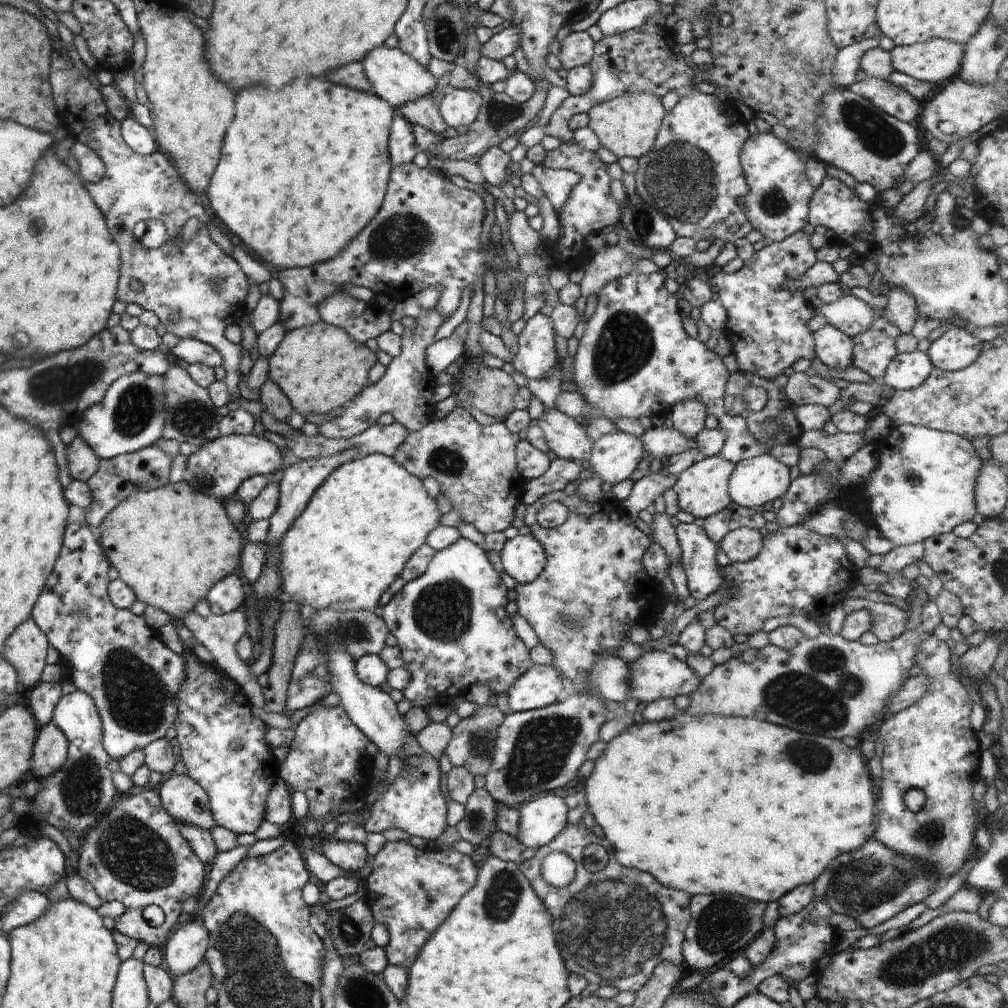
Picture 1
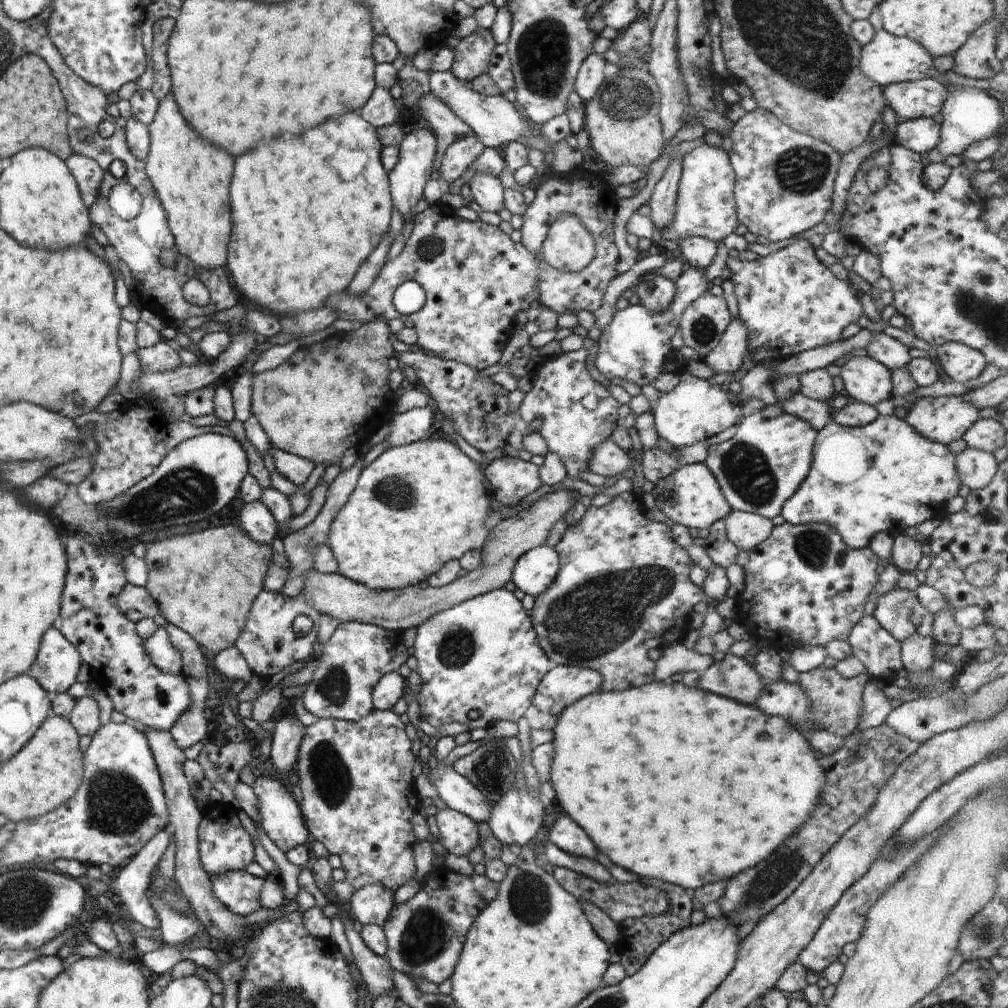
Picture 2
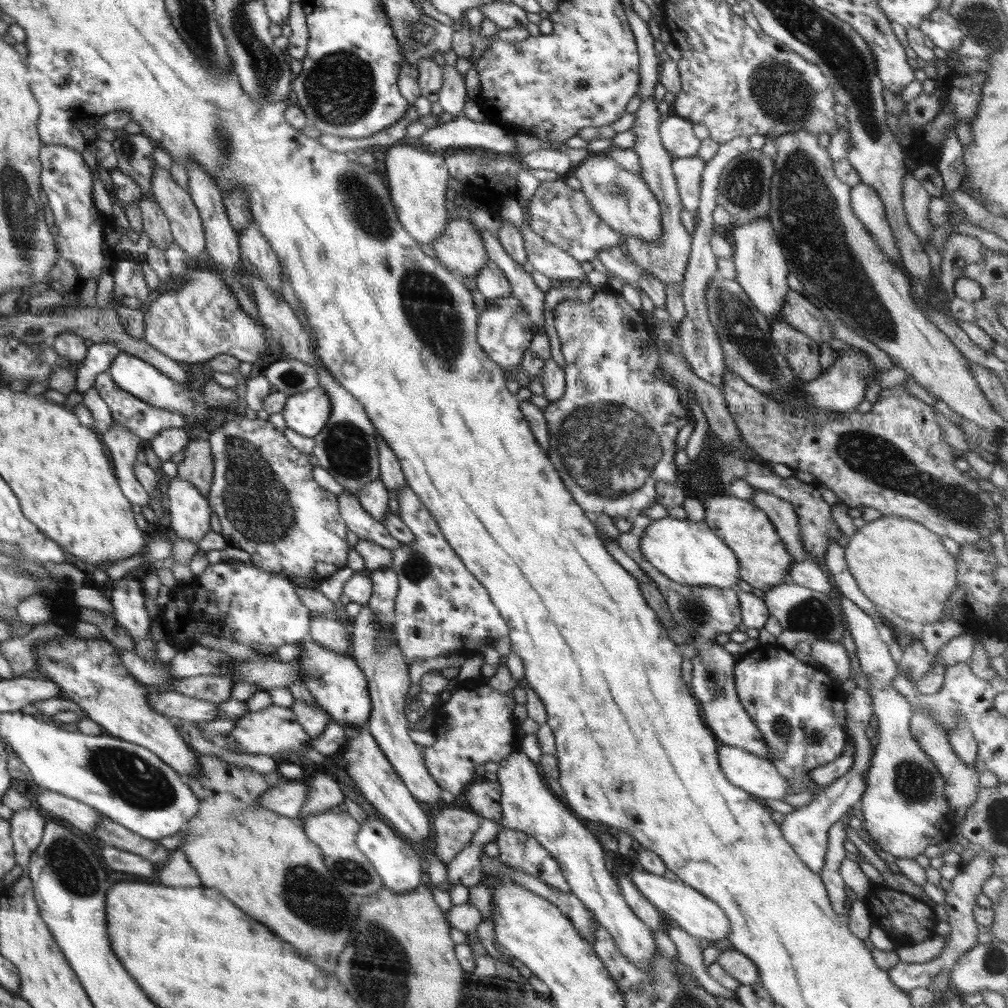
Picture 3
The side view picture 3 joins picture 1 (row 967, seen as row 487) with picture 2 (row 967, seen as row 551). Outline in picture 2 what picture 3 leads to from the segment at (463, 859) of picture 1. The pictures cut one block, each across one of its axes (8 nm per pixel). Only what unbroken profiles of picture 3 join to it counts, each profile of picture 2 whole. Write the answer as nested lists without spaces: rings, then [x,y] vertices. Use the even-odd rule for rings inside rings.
[[[447,866],[436,867],[425,879],[425,883],[410,900],[394,905],[386,920],[383,926],[388,944],[386,957],[394,971],[406,974],[413,981],[424,978],[439,985],[454,974],[454,968],[458,964],[460,952],[466,942],[468,928],[474,924],[474,920],[484,910],[486,904],[490,904],[498,896],[498,885],[486,875],[474,873],[472,876],[467,876]]]

